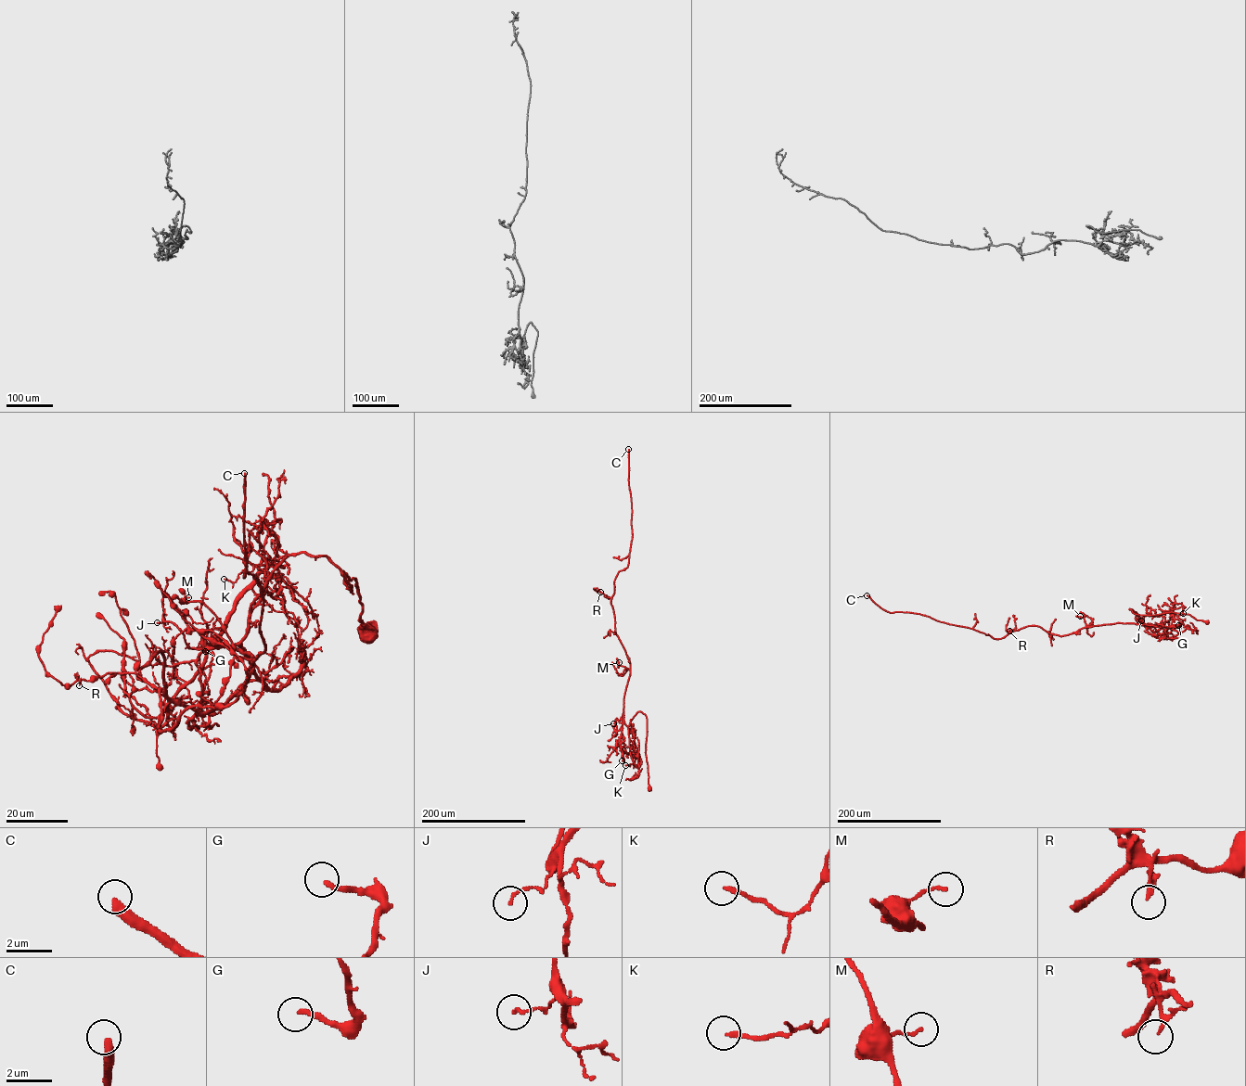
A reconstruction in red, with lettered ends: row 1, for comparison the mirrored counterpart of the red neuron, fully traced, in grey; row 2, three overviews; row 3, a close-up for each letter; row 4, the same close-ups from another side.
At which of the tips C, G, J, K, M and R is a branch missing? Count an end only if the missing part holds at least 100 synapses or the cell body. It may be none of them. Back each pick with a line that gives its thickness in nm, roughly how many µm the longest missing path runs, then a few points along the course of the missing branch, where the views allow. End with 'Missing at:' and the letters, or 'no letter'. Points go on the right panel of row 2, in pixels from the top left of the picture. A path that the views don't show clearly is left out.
C: calibre 420 nm; missing 300 µm
Missing at: C

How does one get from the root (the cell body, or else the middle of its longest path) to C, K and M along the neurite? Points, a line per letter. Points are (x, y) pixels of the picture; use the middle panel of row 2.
C: (649, 789), (647, 718), (638, 711), (628, 726), (624, 722), (630, 663), (610, 603), (632, 538), (628, 449)
K: (649, 789), (647, 719), (640, 711), (628, 726), (622, 725), (624, 749), (635, 757), (634, 765), (625, 765)
M: (649, 789), (645, 754), (646, 716), (638, 711), (628, 726), (624, 722), (623, 697), (630, 670), (619, 662)

